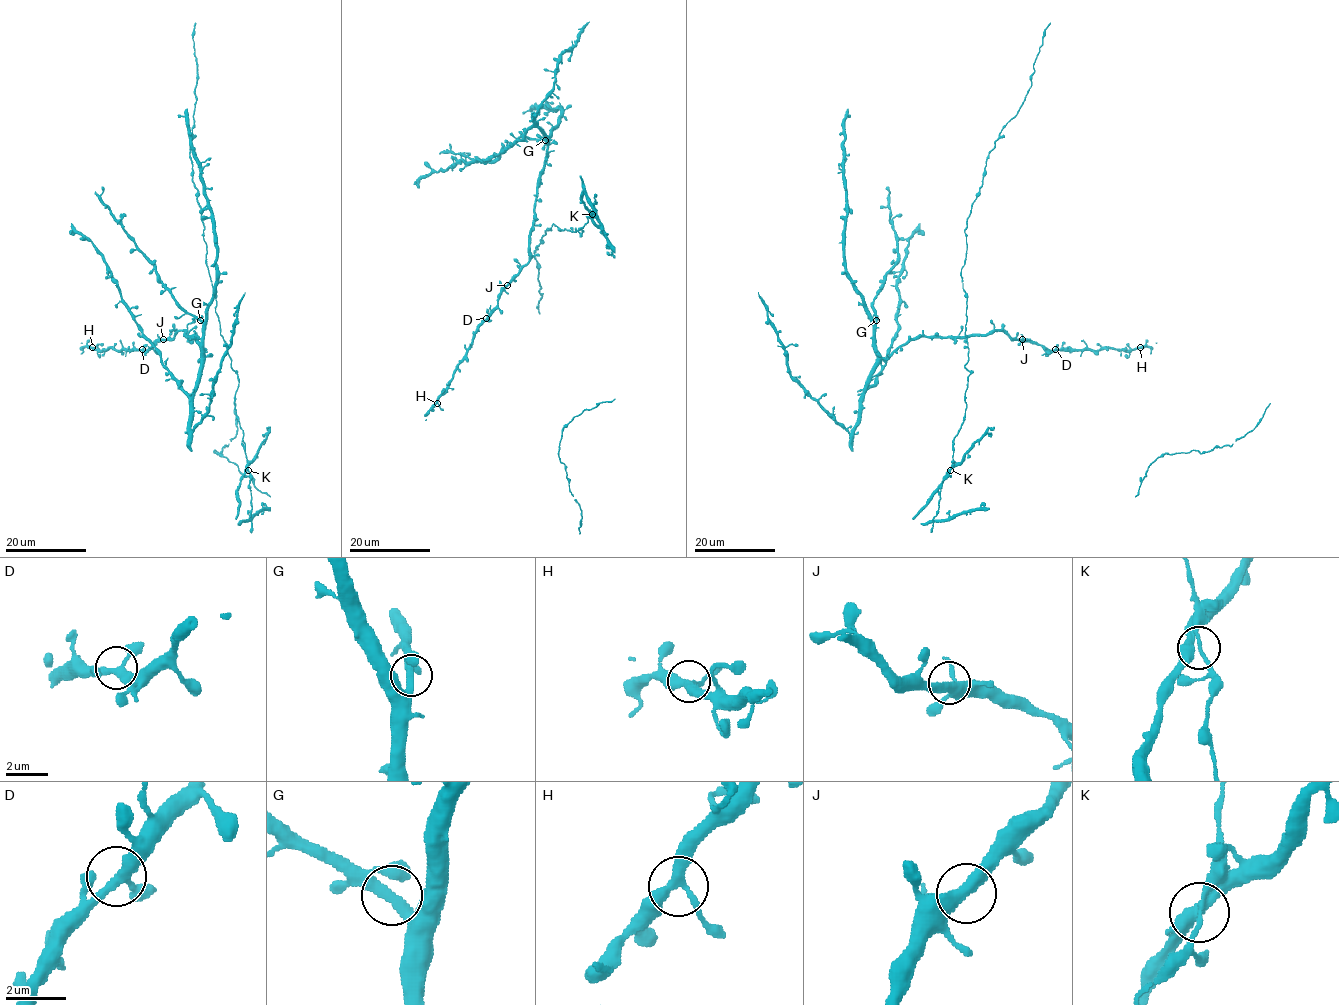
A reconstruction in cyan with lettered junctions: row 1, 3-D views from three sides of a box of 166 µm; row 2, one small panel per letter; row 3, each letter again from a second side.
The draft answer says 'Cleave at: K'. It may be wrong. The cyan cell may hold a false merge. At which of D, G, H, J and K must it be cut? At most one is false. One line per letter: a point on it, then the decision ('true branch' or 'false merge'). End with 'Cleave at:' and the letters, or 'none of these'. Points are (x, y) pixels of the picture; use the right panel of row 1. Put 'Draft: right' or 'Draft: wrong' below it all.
D: place (1055, 349); true branch
G: place (876, 320); true branch
H: place (1140, 347); true branch
J: place (1022, 339); true branch
K: place (950, 470); true branch
Cleave at: none of these
Draft: wrong

